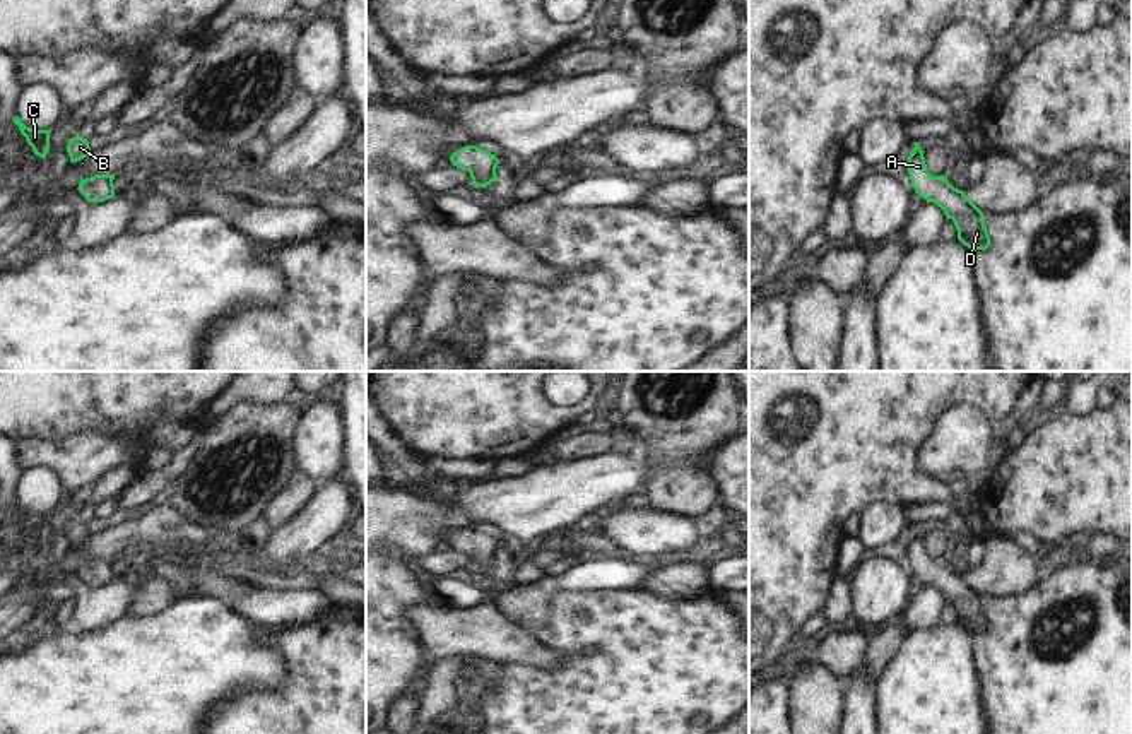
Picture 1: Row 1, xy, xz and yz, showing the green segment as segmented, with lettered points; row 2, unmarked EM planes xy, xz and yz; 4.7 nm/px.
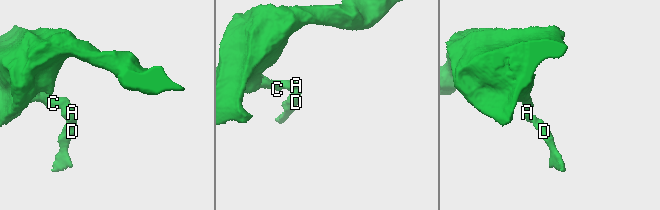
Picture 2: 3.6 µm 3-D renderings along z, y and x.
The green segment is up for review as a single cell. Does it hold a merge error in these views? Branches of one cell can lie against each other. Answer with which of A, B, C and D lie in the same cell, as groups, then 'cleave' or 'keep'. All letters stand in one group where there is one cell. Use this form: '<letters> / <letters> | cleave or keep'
A B C D | keep

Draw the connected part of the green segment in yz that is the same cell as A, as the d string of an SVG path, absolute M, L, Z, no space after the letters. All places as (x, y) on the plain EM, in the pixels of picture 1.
M913 525L915 532L908 539L906 553L915 575L927 585L937 587L947 602L951 602L958 613L958 623L971 631L987 633L990 630L990 619L985 611L983 595L964 578L963 573L954 571L947 559L932 559L927 553L923 534L918 525Z

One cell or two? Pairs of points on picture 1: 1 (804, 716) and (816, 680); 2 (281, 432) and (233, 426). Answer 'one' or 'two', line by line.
1: one
2: one

